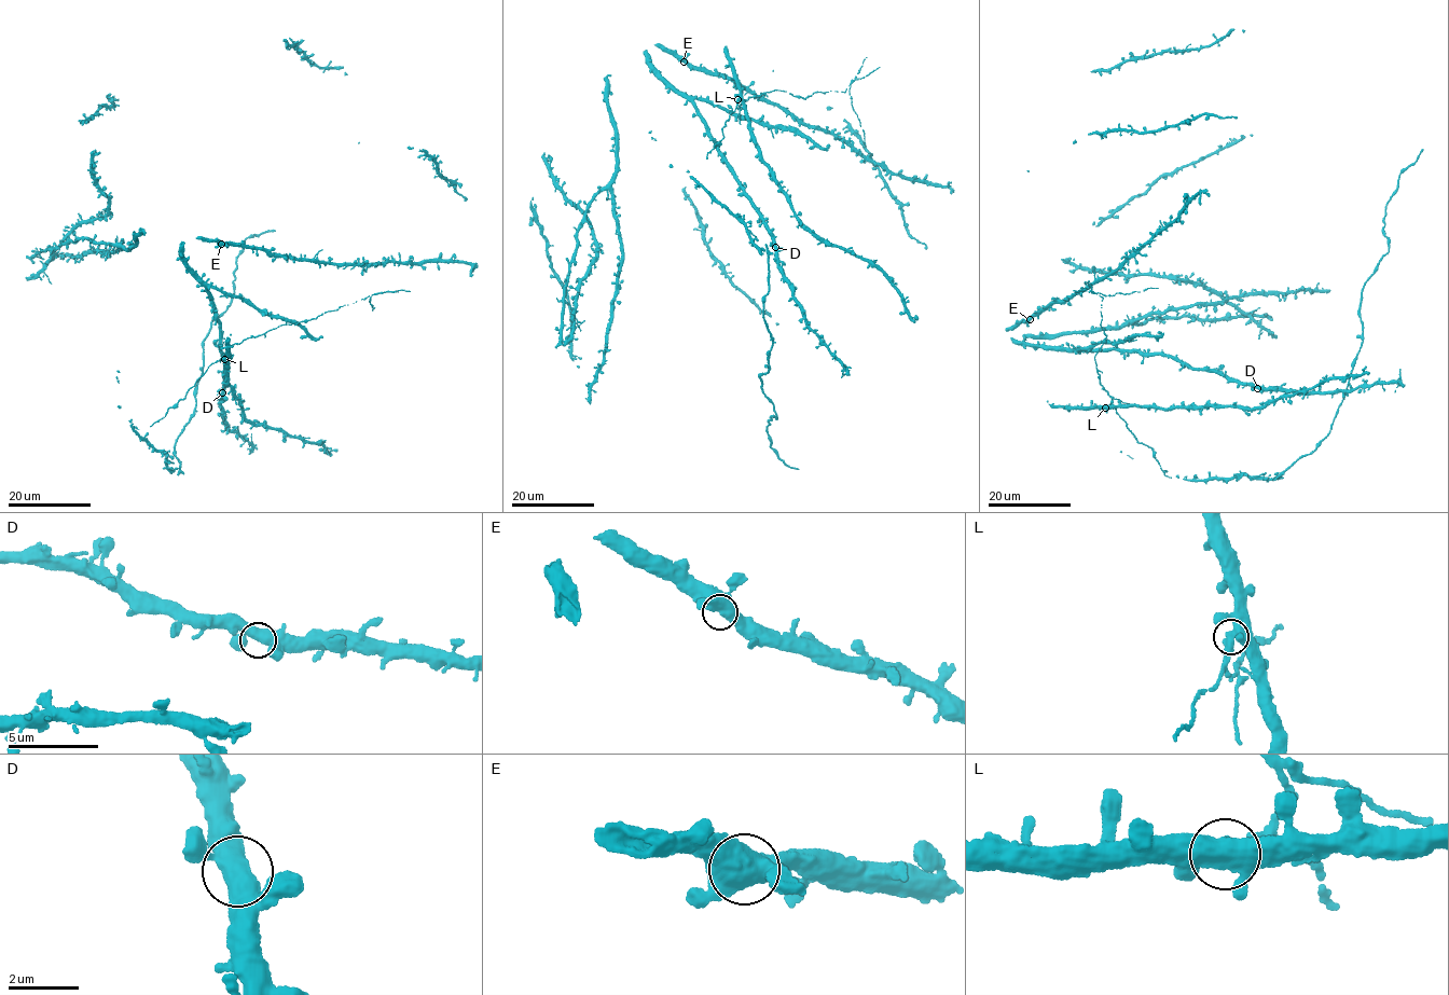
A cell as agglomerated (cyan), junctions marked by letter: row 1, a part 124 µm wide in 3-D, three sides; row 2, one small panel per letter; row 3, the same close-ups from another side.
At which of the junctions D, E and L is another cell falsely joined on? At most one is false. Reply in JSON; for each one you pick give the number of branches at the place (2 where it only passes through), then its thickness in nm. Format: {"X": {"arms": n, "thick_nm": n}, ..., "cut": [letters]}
{"L": {"arms": 3, "thick_nm": 400}, "cut": ["L"]}

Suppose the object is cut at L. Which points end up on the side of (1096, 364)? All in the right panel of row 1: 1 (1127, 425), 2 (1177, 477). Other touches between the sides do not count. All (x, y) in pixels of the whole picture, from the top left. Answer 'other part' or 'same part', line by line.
1: same part
2: other part

